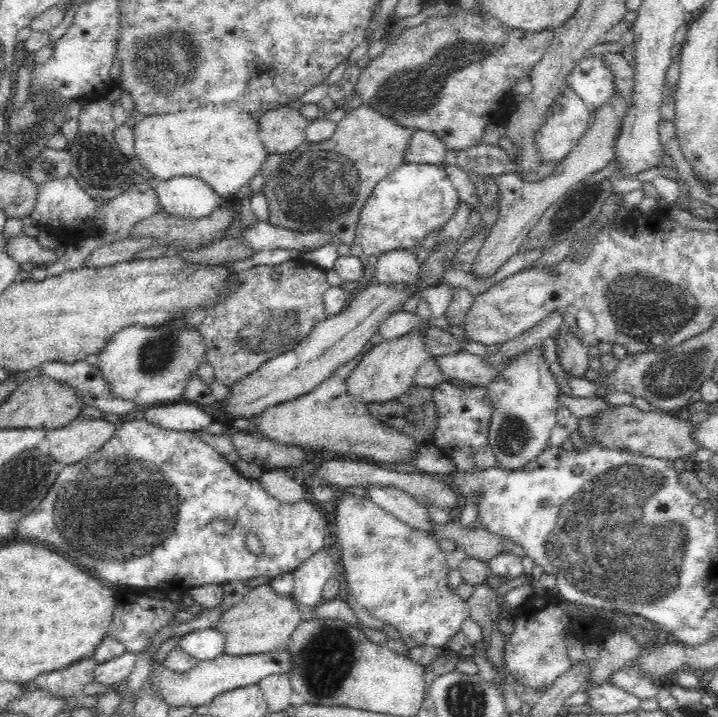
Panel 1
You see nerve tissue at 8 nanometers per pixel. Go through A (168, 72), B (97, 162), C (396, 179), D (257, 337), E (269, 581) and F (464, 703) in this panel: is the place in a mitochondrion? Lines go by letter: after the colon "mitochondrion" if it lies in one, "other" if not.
A: mitochondrion
B: mitochondrion
C: other
D: mitochondrion
E: other
F: mitochondrion

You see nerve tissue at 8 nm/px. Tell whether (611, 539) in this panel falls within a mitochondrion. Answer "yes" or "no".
yes

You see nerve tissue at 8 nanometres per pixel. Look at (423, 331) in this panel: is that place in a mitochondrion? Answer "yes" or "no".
no

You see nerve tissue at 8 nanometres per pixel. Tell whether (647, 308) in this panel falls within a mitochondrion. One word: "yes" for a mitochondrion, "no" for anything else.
yes

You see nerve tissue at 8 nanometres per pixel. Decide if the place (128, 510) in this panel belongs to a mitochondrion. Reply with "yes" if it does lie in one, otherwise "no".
yes

